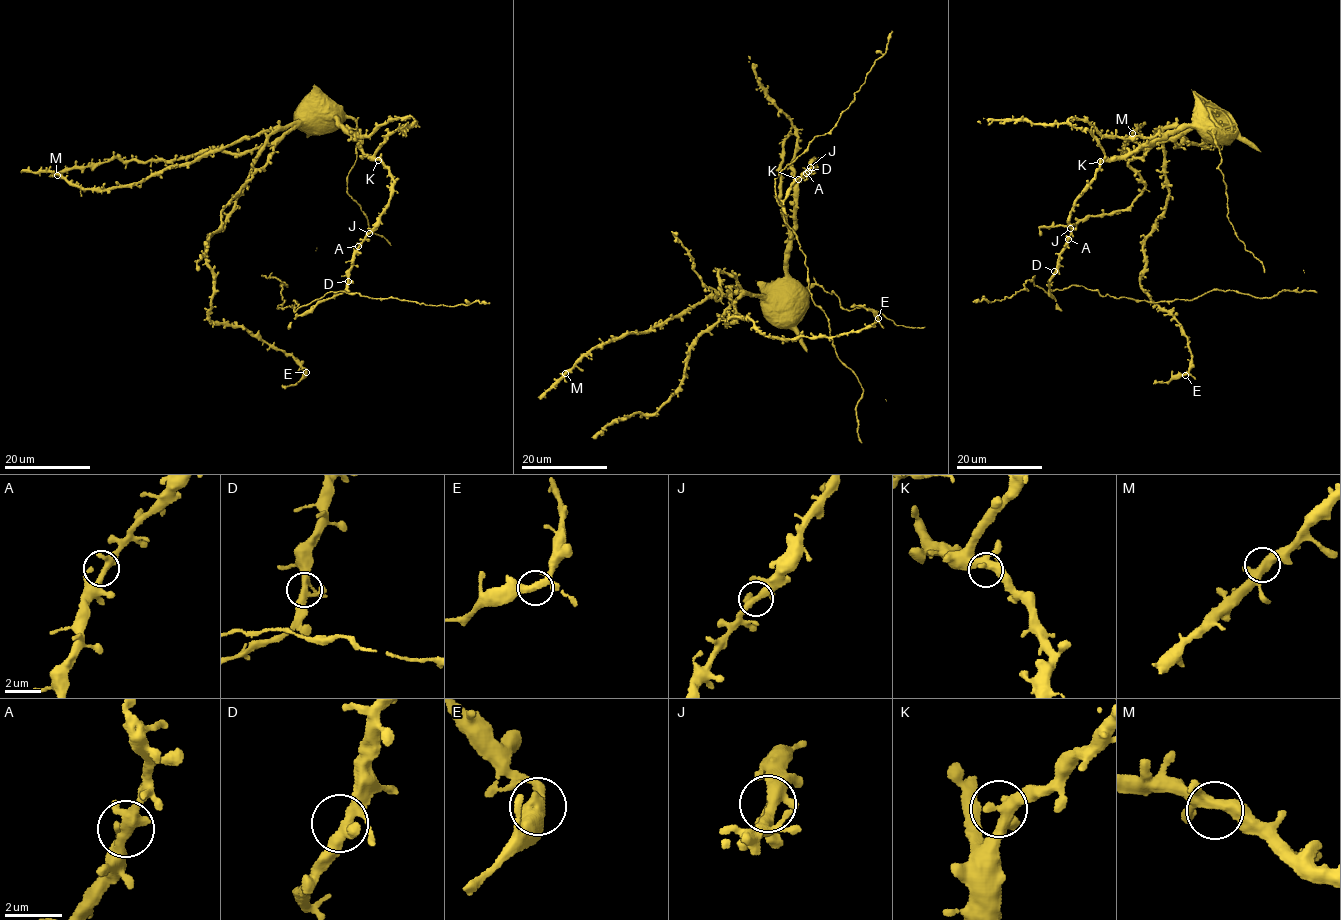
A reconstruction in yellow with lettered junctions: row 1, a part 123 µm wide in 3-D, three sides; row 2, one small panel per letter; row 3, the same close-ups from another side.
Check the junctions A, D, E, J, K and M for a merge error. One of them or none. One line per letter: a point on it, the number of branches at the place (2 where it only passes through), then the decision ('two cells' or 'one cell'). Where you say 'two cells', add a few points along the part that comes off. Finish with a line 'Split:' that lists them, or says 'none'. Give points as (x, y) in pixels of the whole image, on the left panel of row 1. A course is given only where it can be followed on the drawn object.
A: place (358, 246); branches 3; one cell
D: place (348, 281); branches 4; one cell
E: place (306, 372); branches 3; one cell
J: place (369, 233); branches 4; one cell
K: place (378, 160); branches 3; one cell
M: place (57, 175); branches 3; one cell
Split: none

